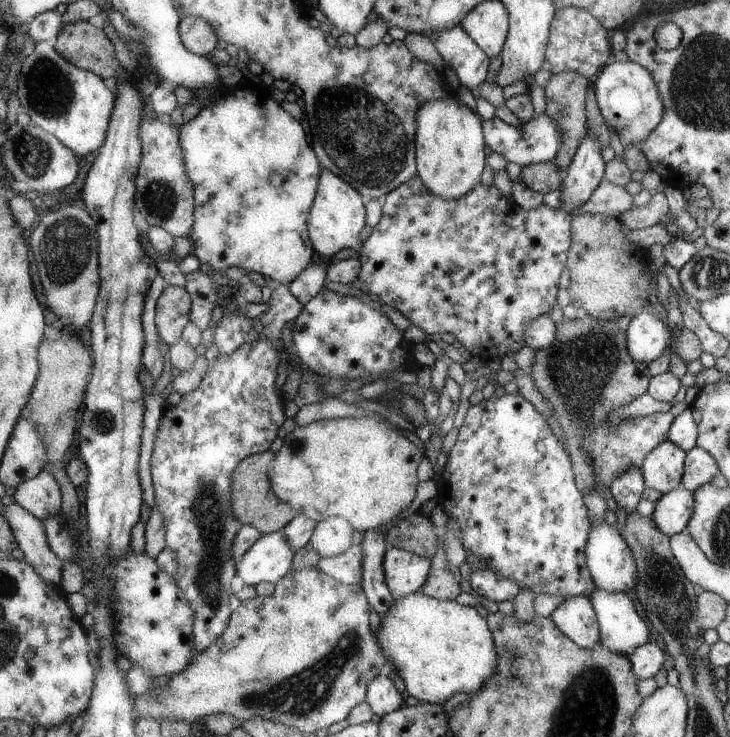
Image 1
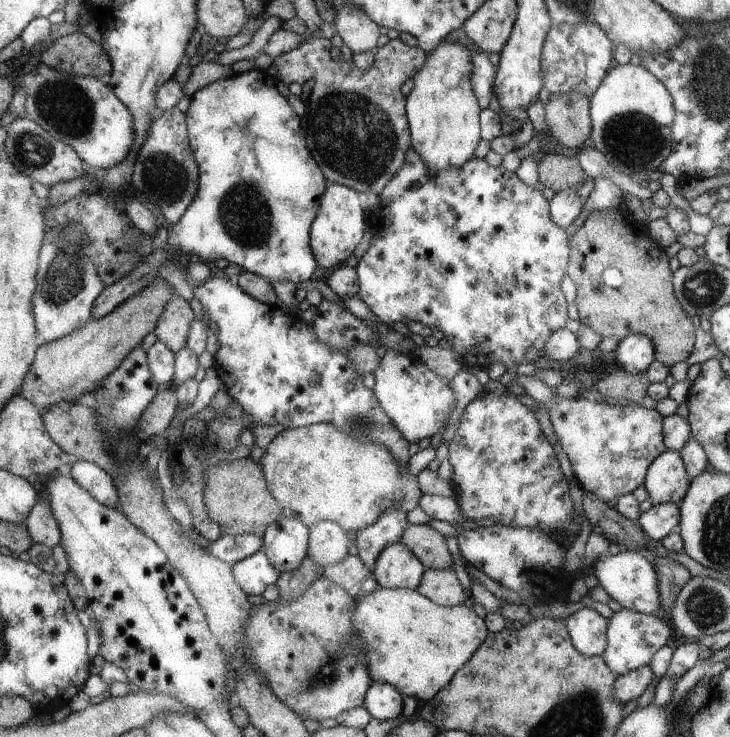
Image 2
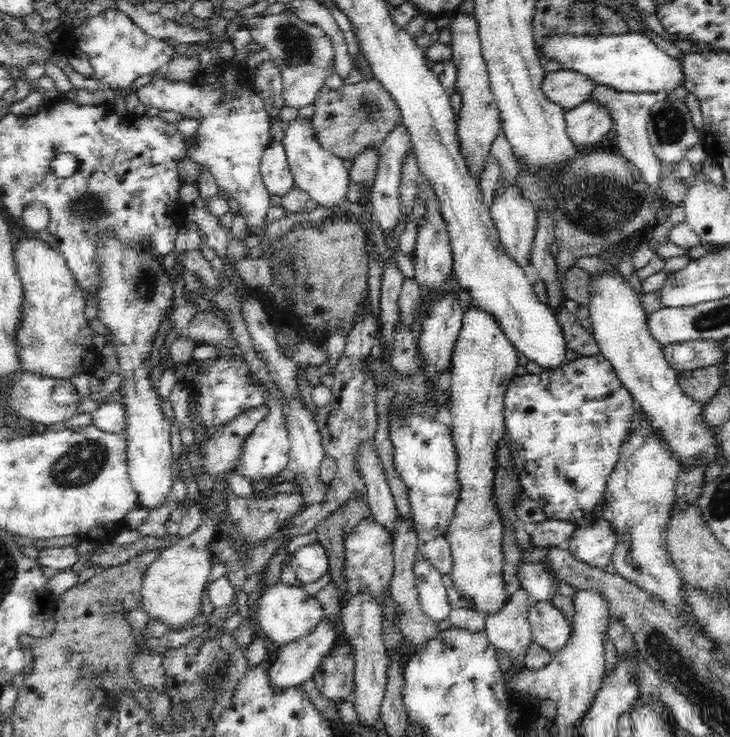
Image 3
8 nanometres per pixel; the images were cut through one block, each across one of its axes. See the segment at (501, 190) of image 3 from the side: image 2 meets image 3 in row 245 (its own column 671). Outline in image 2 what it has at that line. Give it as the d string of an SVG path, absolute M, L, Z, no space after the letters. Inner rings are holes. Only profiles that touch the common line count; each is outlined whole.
M672 502L653 504L648 511L641 513L636 521L647 538L661 541L672 531L678 529L680 505L672 504Z

